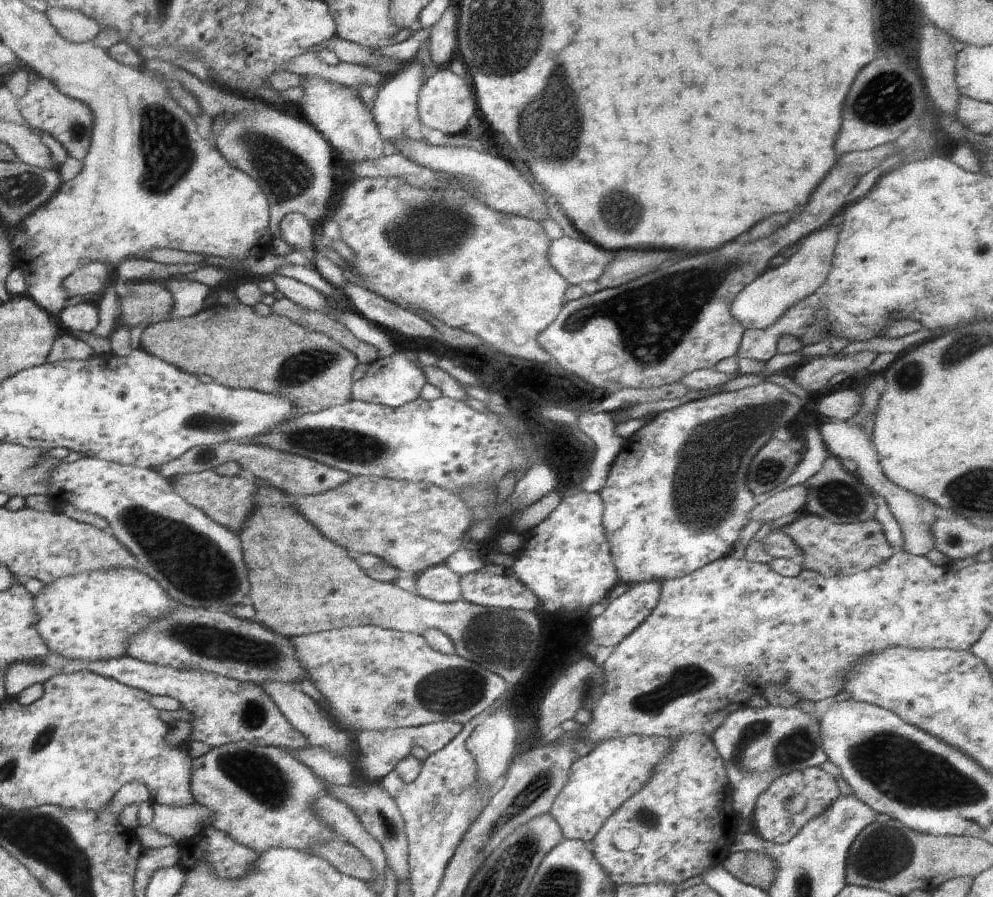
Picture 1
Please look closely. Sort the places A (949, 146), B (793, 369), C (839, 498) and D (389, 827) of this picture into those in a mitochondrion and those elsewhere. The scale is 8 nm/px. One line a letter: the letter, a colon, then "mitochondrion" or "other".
A: other
B: other
C: mitochondrion
D: mitochondrion

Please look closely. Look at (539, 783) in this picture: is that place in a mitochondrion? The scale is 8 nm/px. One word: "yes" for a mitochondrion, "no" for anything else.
yes

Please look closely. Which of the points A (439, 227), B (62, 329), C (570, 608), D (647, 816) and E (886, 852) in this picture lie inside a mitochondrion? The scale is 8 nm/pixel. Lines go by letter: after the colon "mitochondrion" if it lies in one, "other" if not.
A: mitochondrion
B: other
C: mitochondrion
D: mitochondrion
E: mitochondrion

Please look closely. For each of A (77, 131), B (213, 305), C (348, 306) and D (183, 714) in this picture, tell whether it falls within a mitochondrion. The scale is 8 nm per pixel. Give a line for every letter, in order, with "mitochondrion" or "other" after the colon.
A: mitochondrion
B: other
C: other
D: other

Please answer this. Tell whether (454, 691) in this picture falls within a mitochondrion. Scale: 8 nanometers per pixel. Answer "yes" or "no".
yes

